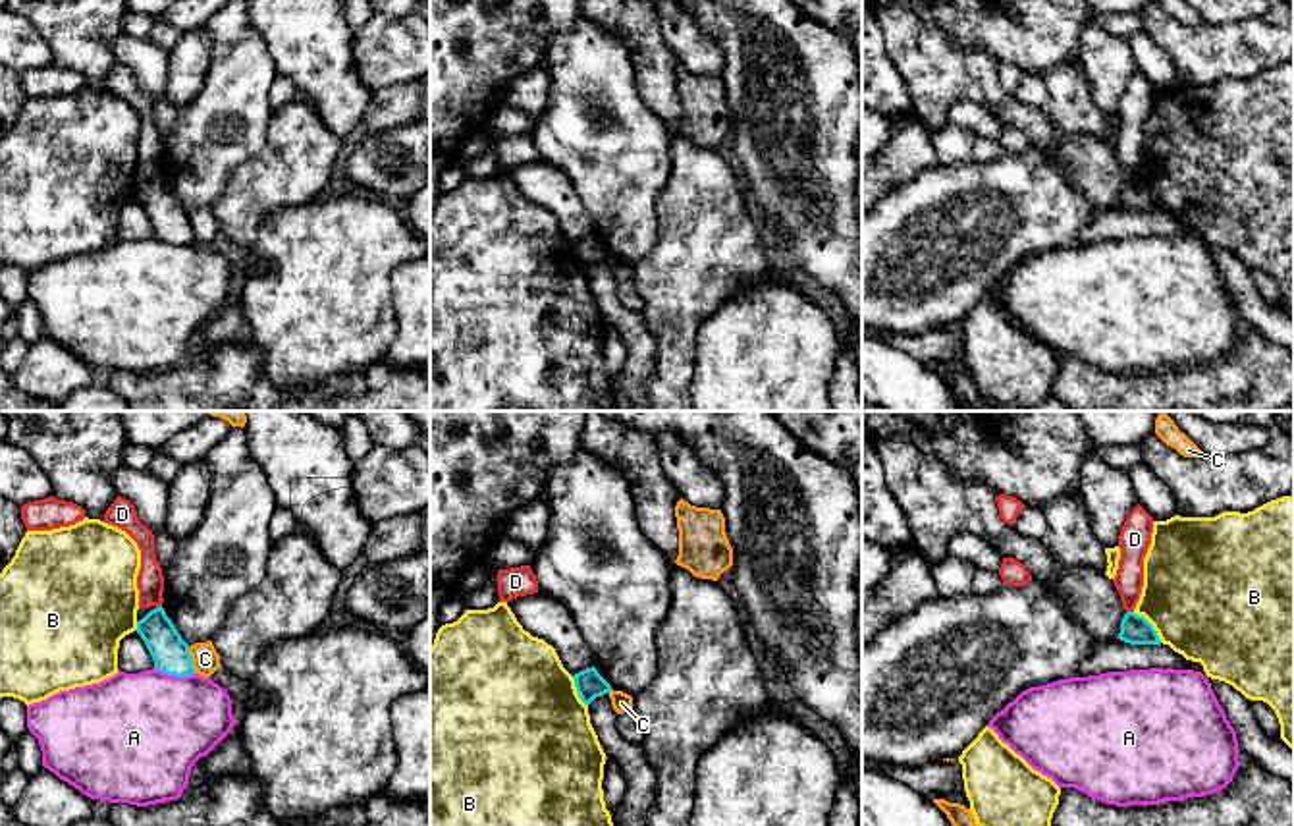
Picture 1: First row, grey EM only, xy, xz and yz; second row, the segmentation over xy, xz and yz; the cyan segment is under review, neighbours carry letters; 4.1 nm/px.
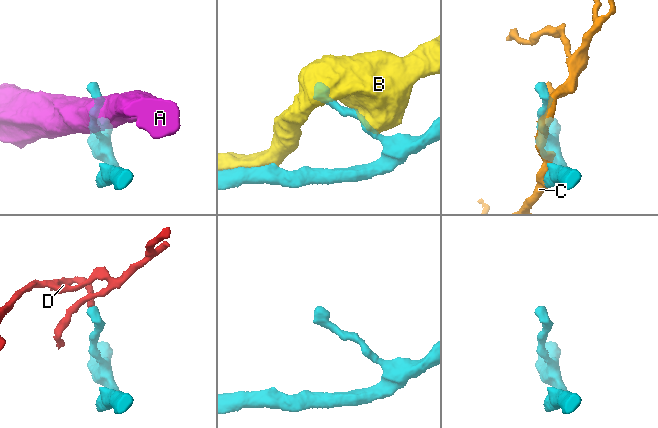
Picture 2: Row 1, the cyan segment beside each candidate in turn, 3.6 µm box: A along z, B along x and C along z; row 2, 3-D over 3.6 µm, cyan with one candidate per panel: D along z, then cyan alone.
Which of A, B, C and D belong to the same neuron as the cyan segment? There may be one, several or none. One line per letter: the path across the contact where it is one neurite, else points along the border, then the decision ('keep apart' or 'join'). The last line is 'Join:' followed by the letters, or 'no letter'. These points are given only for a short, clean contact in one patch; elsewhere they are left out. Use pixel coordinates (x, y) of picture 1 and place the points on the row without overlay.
A: keep apart
B: keep apart
C: keep apart
D: border along yz (1127, 178), (1132, 180); keep apart
Join: no letter

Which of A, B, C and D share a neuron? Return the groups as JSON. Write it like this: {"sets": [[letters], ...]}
{"sets": [["A"], ["B"], ["C"], ["D"]]}

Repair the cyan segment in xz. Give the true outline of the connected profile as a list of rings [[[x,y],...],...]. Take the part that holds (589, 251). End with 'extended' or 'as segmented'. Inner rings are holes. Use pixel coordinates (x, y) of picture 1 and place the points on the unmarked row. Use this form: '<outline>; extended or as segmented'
[[[586,235],[573,243],[580,268],[588,274],[596,264],[611,259],[611,253],[598,241],[598,237]]]; as segmented

